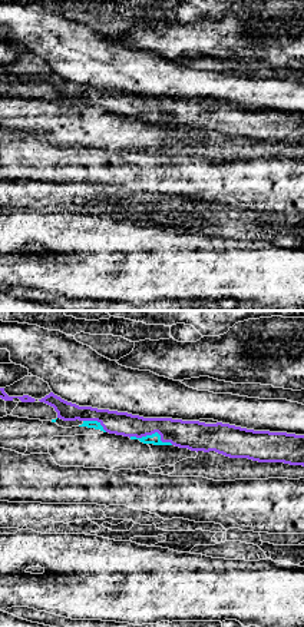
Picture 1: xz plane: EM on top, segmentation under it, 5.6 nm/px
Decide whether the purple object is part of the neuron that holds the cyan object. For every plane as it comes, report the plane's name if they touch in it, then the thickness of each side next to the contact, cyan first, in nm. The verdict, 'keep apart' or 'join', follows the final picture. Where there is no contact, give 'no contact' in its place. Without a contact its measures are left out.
contact in xz; calibres 60 and 170 nm

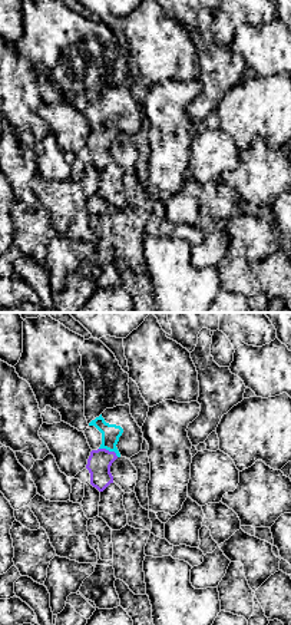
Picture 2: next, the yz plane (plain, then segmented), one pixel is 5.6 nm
contact in yz; calibres 110 and 140 nm

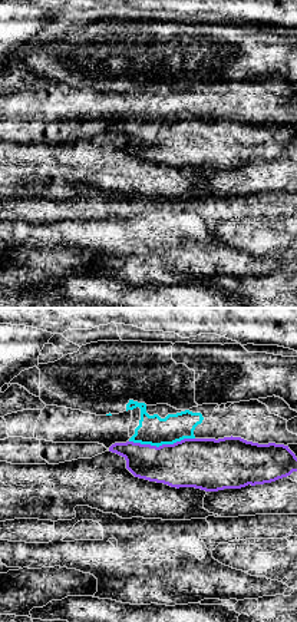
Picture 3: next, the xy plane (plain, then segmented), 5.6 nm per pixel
contact in xy; calibres 160 and 280 nm

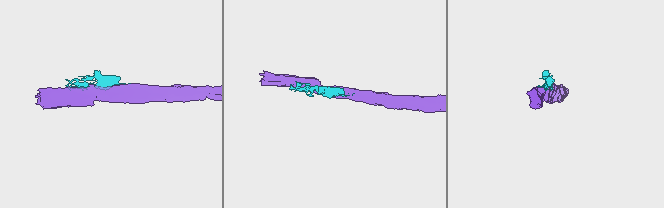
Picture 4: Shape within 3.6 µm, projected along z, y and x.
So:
keep apart

